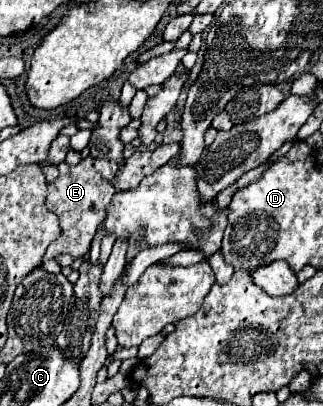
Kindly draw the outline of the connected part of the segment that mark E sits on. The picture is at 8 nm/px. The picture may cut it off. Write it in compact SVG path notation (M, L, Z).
M87 156L77 166L69 166L69 164L61 162L57 168L59 168L59 178L49 184L49 194L47 194L45 206L59 216L61 236L47 248L45 256L47 256L47 260L55 258L57 254L71 254L73 258L81 258L89 253L95 230L105 220L105 206L111 202L115 190L93 168L91 156Z

